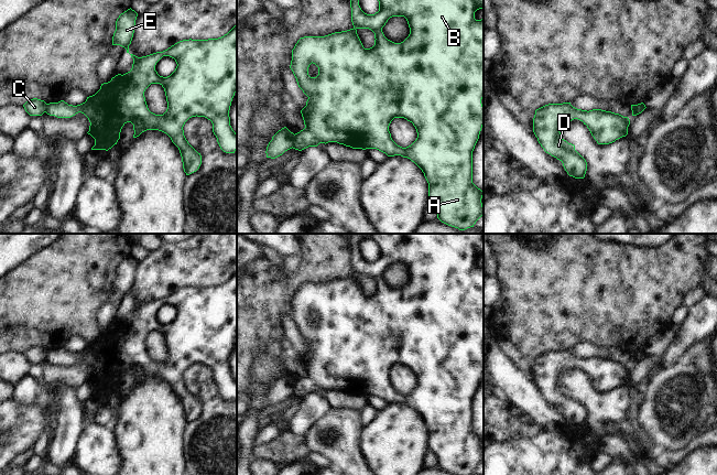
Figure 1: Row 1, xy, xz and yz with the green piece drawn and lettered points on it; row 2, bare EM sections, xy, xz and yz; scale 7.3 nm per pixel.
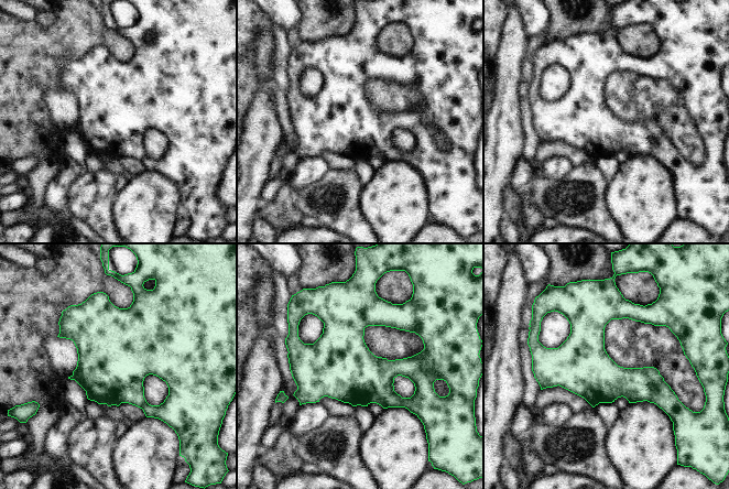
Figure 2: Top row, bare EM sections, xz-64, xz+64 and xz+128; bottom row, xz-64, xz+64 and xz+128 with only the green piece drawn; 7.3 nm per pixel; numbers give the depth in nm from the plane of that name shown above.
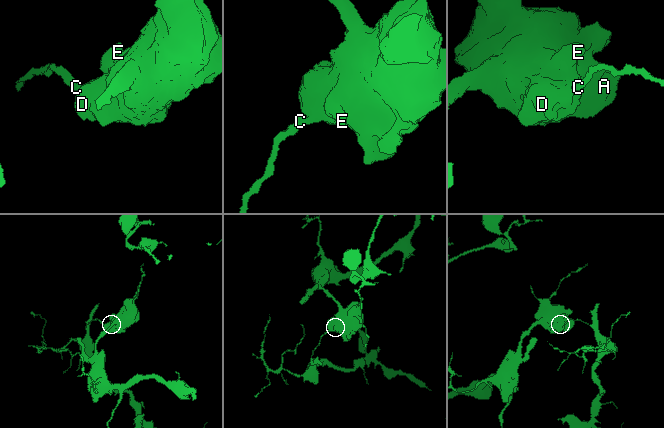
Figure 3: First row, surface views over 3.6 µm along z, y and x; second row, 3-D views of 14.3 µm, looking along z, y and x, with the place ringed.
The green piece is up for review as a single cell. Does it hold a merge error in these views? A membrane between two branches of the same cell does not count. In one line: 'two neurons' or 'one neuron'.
two neurons

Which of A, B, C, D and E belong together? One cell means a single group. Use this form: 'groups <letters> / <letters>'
groups A B D E / C

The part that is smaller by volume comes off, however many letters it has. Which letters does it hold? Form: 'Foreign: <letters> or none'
Foreign: C

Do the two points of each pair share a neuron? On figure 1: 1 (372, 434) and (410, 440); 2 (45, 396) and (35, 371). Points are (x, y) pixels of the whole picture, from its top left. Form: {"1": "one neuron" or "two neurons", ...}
{"1": "one neuron", "2": "one neuron"}

